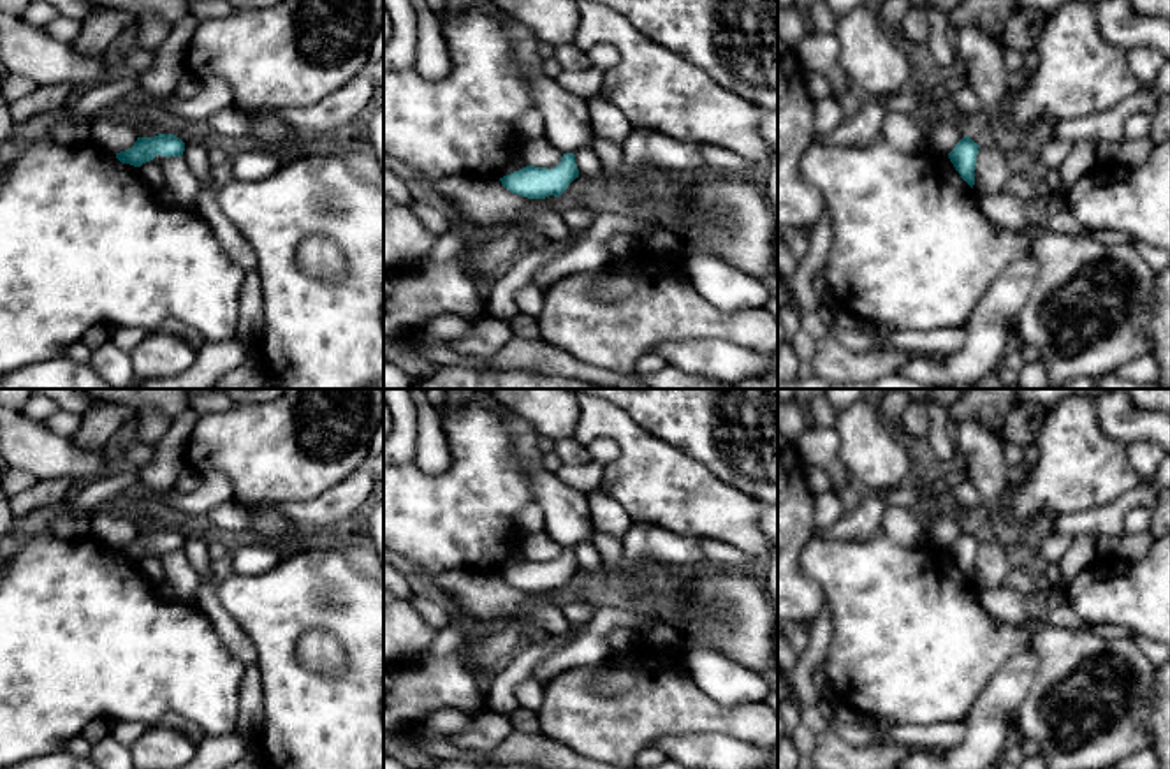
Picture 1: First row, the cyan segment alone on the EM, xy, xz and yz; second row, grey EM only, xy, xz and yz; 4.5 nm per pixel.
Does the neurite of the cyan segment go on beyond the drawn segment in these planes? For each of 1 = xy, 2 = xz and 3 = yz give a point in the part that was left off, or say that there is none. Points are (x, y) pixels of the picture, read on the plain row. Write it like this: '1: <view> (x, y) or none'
1: none
2: none
3: none

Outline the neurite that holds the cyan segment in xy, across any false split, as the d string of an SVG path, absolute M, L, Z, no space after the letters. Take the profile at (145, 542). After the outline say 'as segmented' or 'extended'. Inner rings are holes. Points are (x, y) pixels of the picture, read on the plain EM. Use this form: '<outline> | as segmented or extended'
M158 528L155 531L137 531L132 542L116 547L121 558L130 558L141 561L143 558L153 554L157 549L162 551L181 551L185 546L185 537L172 528Z | as segmented

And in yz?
M964 530L955 542L948 547L950 556L961 572L973 582L975 579L975 560L978 549L978 538Z | as segmented

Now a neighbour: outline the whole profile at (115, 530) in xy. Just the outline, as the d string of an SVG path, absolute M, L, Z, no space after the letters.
M99 510L91 516L91 537L106 546L120 547L134 540L137 523L109 510Z

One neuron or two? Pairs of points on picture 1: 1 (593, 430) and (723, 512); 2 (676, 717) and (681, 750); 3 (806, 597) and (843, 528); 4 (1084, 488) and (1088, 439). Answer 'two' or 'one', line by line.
1: one
2: two
3: two
4: one

